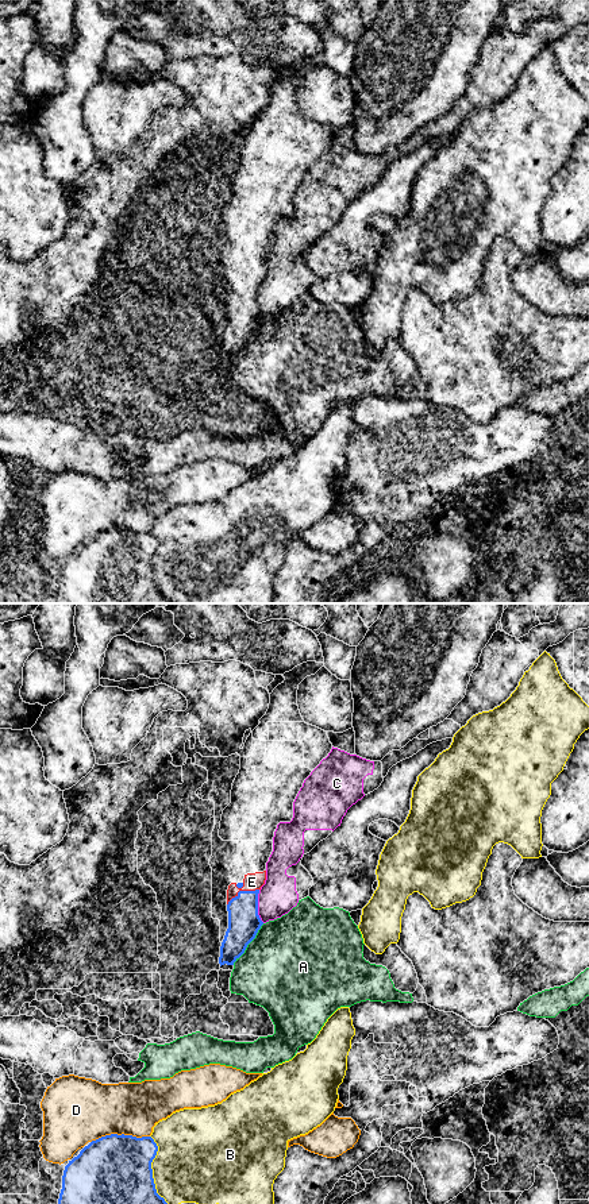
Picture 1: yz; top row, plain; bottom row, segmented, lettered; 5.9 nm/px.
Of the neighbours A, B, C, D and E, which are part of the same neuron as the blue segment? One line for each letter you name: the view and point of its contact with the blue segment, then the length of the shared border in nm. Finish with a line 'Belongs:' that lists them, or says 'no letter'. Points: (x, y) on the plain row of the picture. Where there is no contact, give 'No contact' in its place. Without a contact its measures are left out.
E: Touches blue at yz (242, 286). Shared border 220 nm
Belongs: E

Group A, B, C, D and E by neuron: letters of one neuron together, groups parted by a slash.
A / B / C / D / E

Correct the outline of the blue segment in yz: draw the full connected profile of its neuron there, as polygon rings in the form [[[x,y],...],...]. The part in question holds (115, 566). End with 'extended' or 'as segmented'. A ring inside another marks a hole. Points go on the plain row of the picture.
[[[111,529],[92,536],[65,562],[57,603],[173,603],[155,584],[151,557],[157,547],[151,532]]]; as segmented

